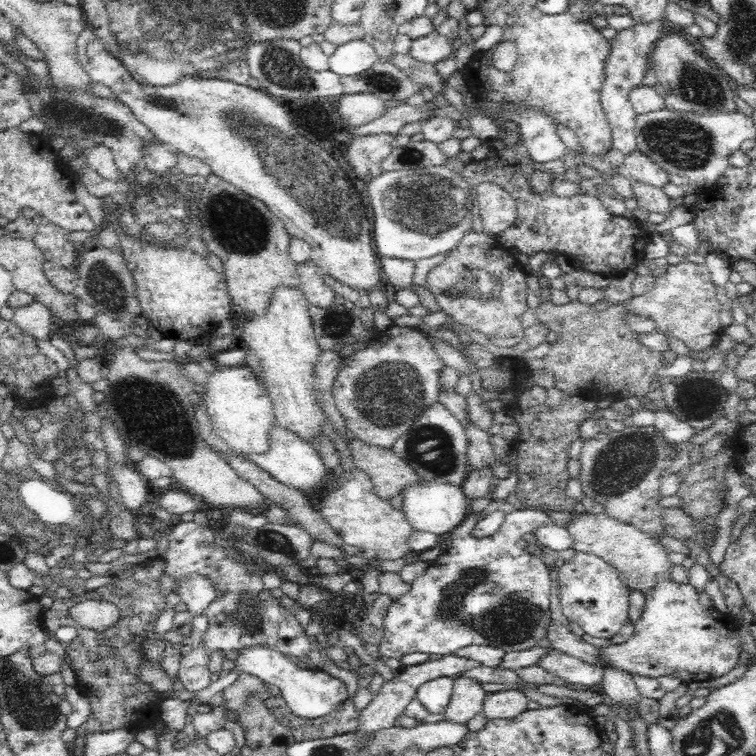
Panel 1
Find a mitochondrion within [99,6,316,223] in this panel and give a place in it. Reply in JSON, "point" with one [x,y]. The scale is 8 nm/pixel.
{"point":[278,65]}

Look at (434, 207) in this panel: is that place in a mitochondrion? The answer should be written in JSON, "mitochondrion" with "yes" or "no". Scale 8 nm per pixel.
{"mitochondrion":"yes"}

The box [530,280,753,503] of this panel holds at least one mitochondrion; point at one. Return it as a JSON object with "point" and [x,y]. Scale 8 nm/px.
{"point":[625,462]}

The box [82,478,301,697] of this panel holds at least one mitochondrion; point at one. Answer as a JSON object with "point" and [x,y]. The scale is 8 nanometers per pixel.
{"point":[244,610]}

